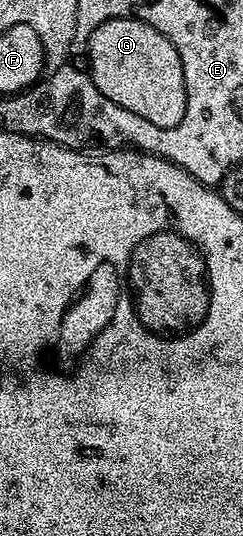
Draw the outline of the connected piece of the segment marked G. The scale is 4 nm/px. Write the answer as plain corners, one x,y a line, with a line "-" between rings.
113,17
95,28
86,46
86,55
91,72
89,80
94,89
112,103
119,104
125,111
133,112
159,128
175,127
183,120
187,96
182,60
174,42
167,40
158,29
138,18

